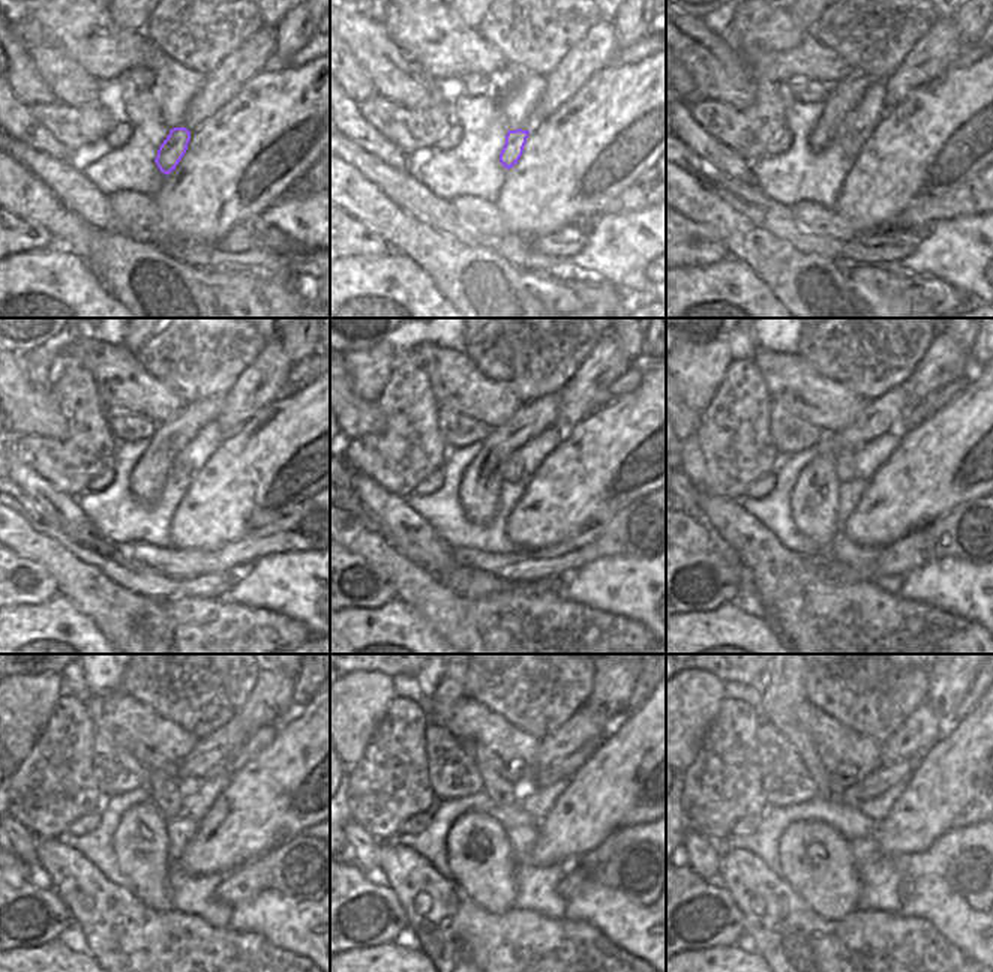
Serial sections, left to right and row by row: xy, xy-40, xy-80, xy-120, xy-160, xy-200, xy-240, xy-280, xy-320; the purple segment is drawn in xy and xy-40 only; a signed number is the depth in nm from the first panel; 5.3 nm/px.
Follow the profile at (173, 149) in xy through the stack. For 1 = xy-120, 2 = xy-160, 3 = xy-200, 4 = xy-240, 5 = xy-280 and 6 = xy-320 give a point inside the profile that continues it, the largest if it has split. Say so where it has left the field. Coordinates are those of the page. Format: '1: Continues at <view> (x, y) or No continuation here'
1: Continues at xy-120 (182, 471)
2: Continues at xy-160 (513, 470)
3: Continues at xy-200 (845, 468)
4: Continues at xy-240 (165, 792)
5: Continues at xy-280 (503, 792)
6: Continues at xy-320 (786, 687).

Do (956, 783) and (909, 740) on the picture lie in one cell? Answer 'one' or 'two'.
two

